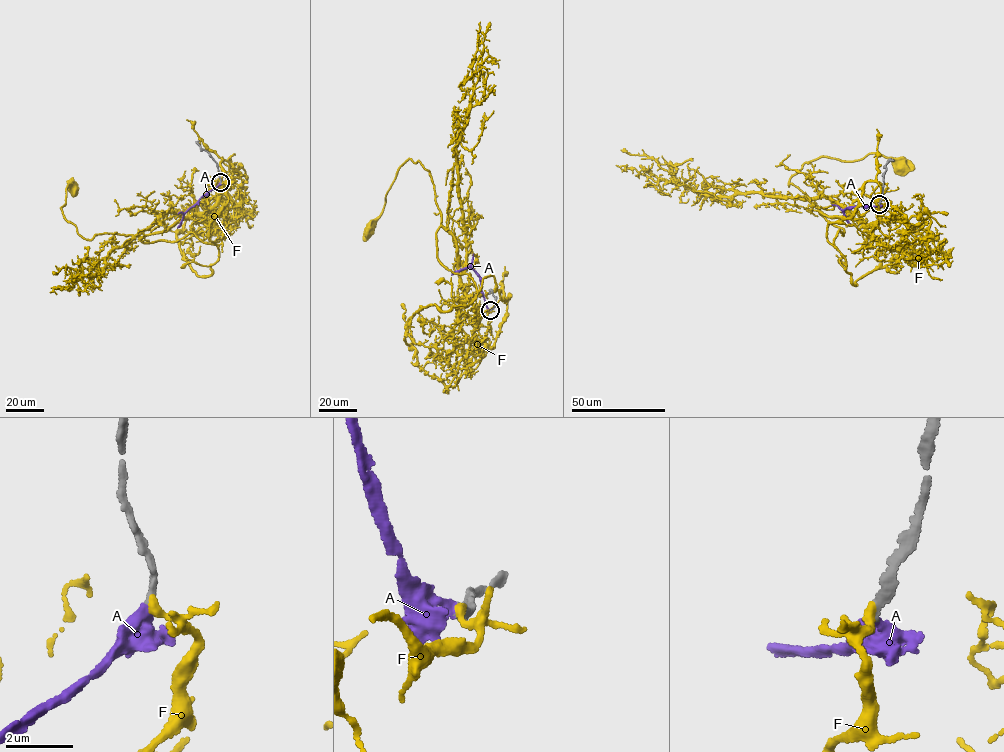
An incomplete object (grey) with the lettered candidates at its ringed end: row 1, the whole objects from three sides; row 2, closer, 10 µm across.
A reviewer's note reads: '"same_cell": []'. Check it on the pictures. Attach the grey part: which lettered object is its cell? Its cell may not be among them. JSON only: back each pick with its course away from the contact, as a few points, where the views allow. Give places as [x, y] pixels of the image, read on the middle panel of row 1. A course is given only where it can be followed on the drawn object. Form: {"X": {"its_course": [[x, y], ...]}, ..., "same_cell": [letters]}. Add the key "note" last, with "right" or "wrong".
{"A": {"its_course": [[490, 310], [476, 272], [469, 267], [451, 274]]}, "same_cell": ["A"], "note": "wrong"}

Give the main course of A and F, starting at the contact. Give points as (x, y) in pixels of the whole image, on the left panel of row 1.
A: (221, 182), (191, 207), (178, 227)
F: (221, 182), (215, 203), (161, 232), (103, 233), (89, 240), (63, 215), (66, 187), (73, 186)

